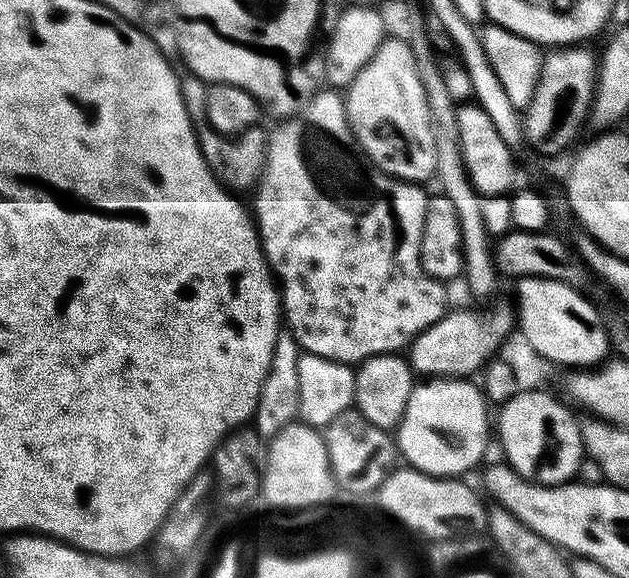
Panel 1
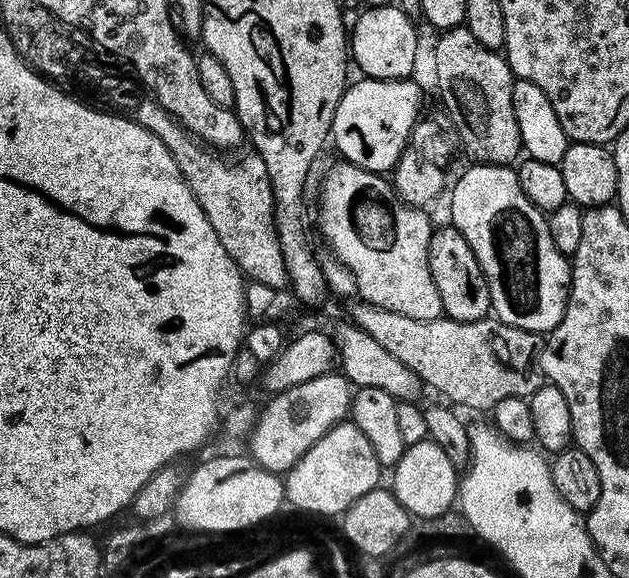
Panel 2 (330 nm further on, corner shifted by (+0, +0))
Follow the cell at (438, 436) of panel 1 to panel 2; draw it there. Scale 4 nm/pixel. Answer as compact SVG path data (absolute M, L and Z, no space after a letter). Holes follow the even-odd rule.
M427 439L407 445L391 472L390 491L396 495L398 502L402 502L408 515L413 518L433 520L457 503L458 470L451 464L450 458L443 453L442 446L438 446L433 440Z

